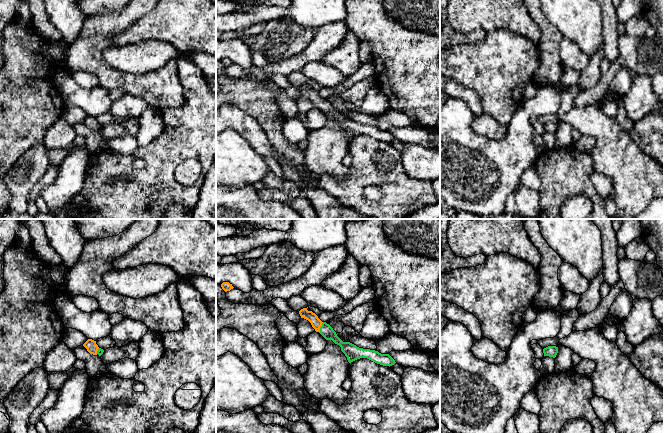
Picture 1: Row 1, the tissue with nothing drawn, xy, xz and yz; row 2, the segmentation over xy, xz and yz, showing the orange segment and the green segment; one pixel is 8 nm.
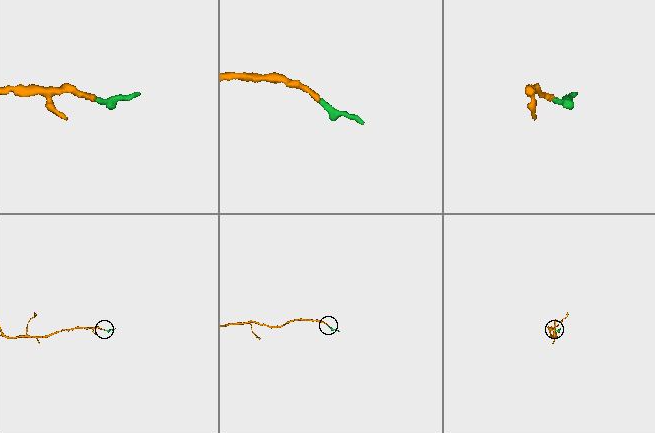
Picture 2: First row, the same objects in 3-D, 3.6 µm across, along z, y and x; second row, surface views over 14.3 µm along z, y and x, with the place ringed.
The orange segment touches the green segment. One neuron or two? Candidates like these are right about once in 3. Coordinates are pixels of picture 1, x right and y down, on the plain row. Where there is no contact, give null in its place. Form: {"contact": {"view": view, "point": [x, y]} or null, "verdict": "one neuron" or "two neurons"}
{"contact": {"view": "xz", "point": [320, 102]}, "verdict": "one neuron"}

